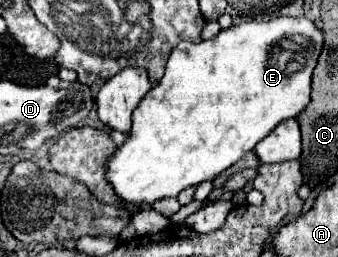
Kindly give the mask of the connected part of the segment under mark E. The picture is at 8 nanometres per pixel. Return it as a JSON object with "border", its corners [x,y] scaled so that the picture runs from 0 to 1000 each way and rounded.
{"border":[[[805,70],[787,86],[763,86],[763,78],[740,78],[704,101],[686,101],[675,117],[651,117],[651,132],[639,148],[604,156],[604,163],[533,163],[509,210],[497,218],[491,241],[491,280],[479,296],[479,311],[414,389],[408,420],[391,444],[391,506],[373,529],[367,560],[343,576],[343,591],[314,623],[314,700],[325,708],[325,724],[337,732],[337,755],[361,778],[361,786],[391,786],[391,794],[456,794],[462,778],[497,770],[497,763],[527,763],[544,732],[556,724],[586,724],[592,708],[609,700],[633,700],[645,677],[657,677],[669,654],[680,654],[692,630],[704,630],[728,591],[751,584],[751,568],[793,529],[817,482],[828,482],[846,459],[870,459],[876,444],[888,444],[911,397],[917,397],[917,304],[923,304],[923,272],[941,241],[947,195],[953,195],[953,117],[935,109],[935,93],[911,70]]]}

